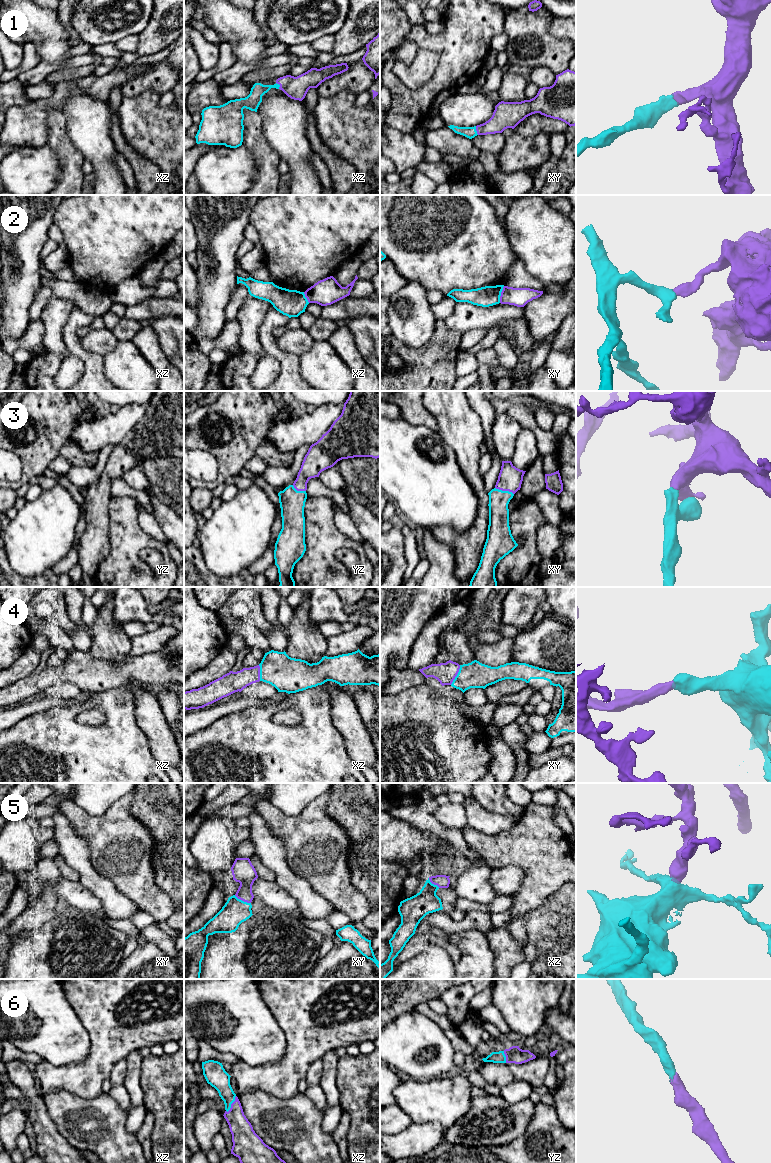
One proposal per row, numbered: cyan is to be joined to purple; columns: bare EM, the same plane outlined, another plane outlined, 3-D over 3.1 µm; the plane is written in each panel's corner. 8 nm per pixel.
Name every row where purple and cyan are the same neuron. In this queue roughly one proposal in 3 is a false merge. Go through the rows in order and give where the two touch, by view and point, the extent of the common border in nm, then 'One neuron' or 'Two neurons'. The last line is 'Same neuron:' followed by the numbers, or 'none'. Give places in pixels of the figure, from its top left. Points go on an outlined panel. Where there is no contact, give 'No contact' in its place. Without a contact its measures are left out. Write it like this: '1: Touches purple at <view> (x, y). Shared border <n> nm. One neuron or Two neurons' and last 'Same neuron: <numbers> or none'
1: Touches purple at xy (476, 130). Shared border 80 nm. One neuron
2: Touches purple at xy (501, 294). Shared border 140 nm. Two neurons
3: Touches purple at xy (504, 490). Shared border 160 nm. One neuron
4: Touches purple at xy (456, 675). Shared border 180 nm. One neuron
5: Touches purple at xy (242, 900). Shared border 150 nm. One neuron
6: Touches purple at xz (231, 1104). Shared border 150 nm. One neuron
Same neuron: 1, 3, 4, 5, 6

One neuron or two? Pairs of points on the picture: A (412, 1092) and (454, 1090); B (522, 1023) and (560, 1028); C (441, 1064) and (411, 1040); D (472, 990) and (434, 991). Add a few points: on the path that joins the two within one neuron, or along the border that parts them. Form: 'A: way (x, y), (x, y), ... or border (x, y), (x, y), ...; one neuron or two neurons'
A: way (422, 1092), (444, 1092); one neuron
B: border (557, 1005), (547, 1011), (544, 1025); two neurons
C: way (441, 1052), (441, 1045), (438, 1042), (423, 1042); one neuron
D: border (448, 989), (439, 998); two neurons

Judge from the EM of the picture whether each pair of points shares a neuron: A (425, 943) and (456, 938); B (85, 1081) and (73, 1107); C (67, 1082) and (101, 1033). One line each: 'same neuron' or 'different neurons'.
A: different neurons
B: different neurons
C: same neuron

